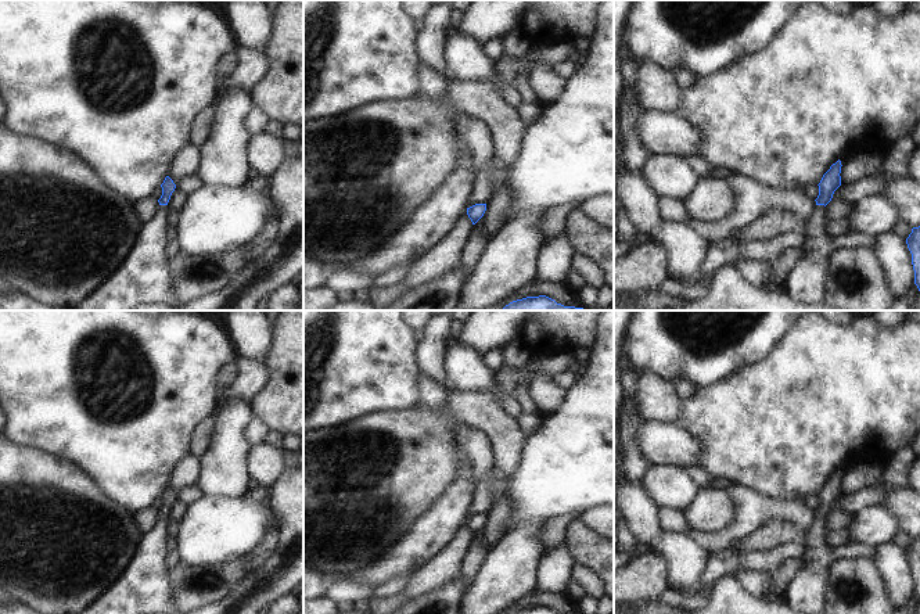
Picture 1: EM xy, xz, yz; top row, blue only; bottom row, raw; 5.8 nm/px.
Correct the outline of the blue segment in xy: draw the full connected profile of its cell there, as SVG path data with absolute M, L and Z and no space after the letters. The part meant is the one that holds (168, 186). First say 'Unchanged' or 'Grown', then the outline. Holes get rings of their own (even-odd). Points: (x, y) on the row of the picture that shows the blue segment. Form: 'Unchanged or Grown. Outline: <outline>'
Unchanged. Outline: M166 176L163 183L161 184L161 187L162 187L162 195L158 200L158 202L159 202L159 205L168 205L170 195L176 188L176 184L173 183L173 180L169 176Z

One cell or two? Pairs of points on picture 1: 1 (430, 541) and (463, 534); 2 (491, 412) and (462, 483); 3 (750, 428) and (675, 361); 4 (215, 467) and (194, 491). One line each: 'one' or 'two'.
1: two
2: two
3: two
4: two

